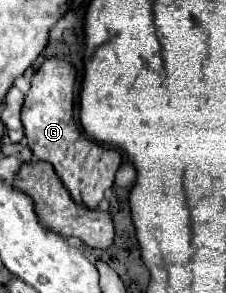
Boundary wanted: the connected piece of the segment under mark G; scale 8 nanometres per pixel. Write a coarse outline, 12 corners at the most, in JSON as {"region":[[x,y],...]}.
{"region":[[45,61],[21,123],[77,205],[97,209],[121,155],[73,121],[75,69]]}

